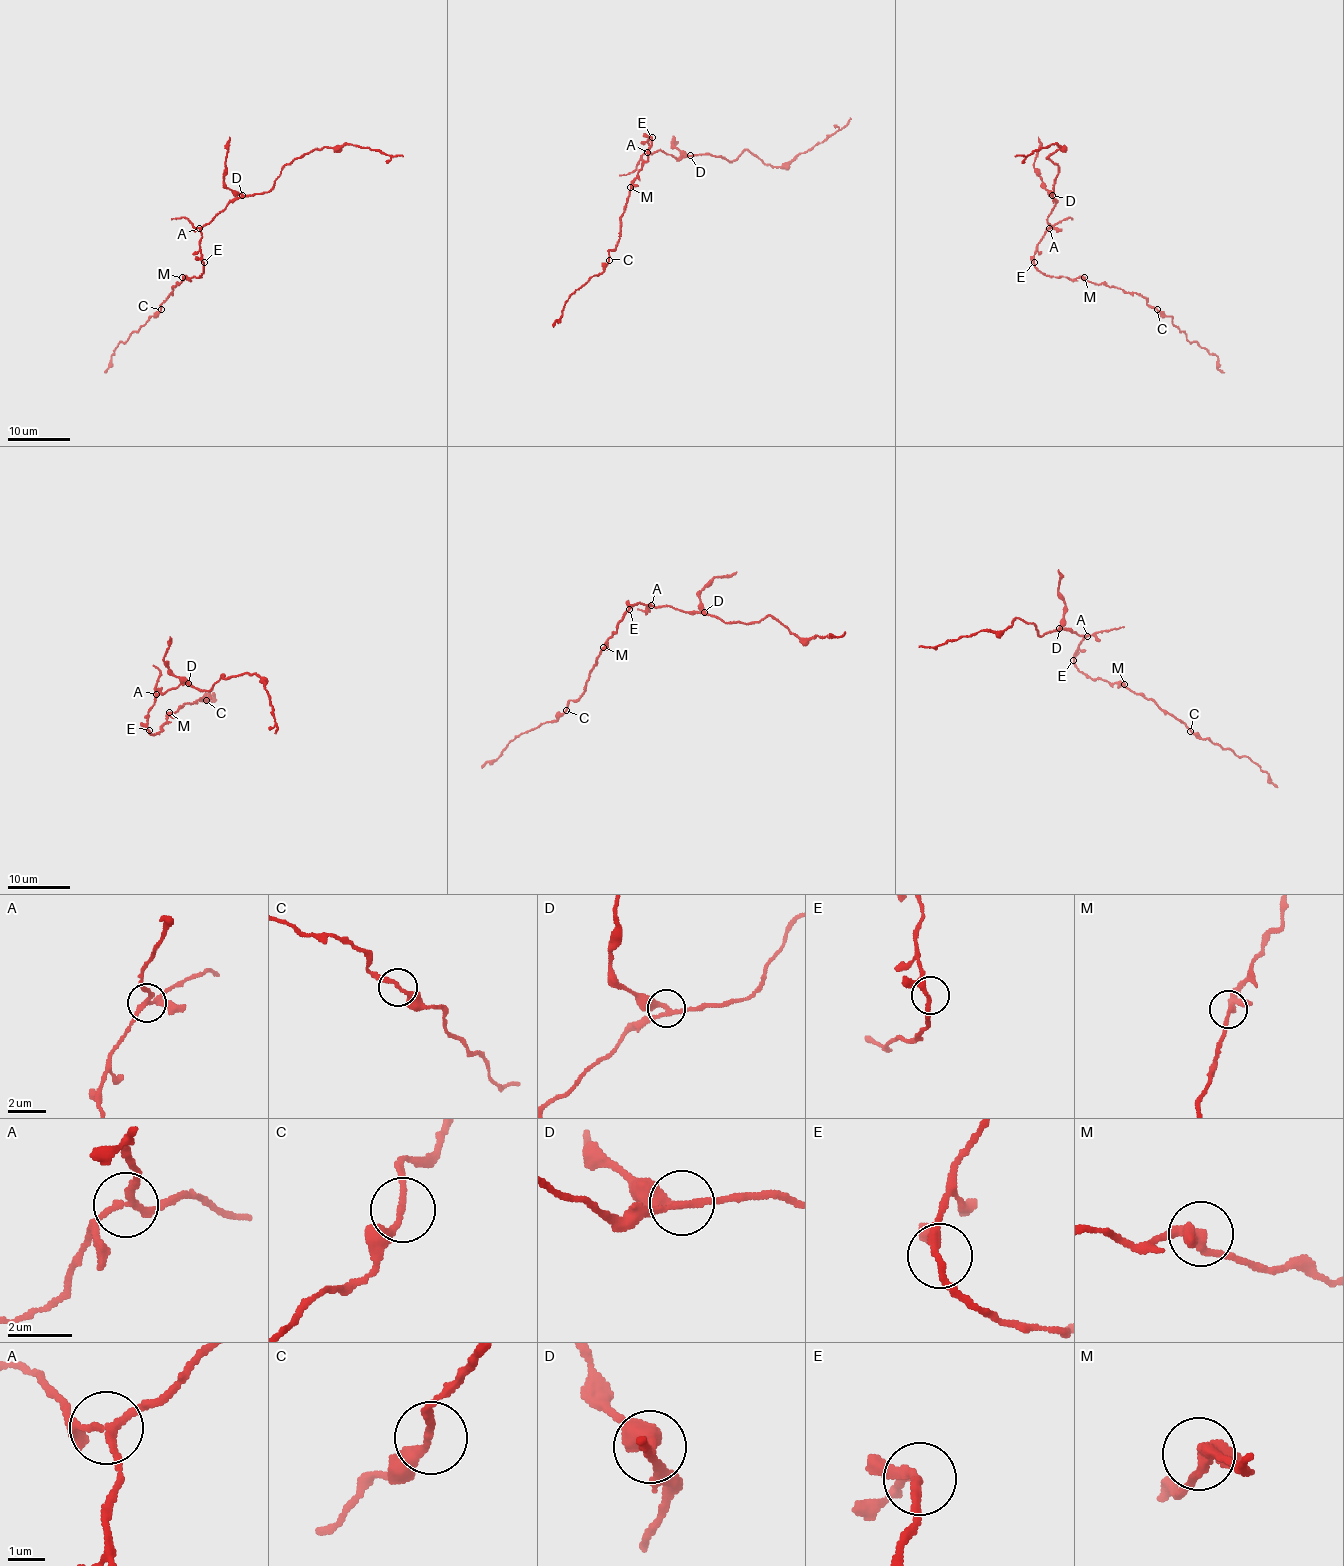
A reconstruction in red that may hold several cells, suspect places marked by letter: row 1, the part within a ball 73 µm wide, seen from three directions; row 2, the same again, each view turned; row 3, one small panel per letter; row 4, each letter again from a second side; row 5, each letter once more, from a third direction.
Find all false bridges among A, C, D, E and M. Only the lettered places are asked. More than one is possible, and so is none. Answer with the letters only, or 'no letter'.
A, D

